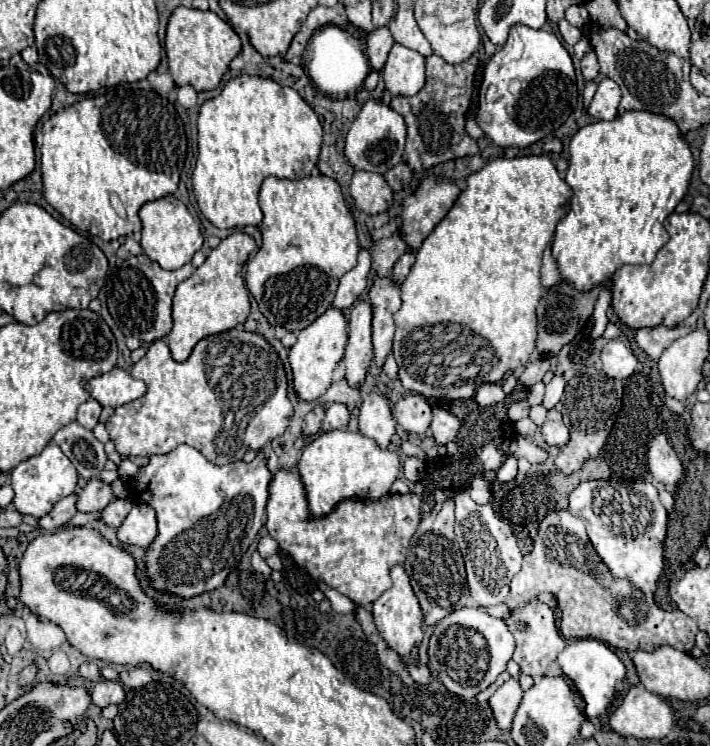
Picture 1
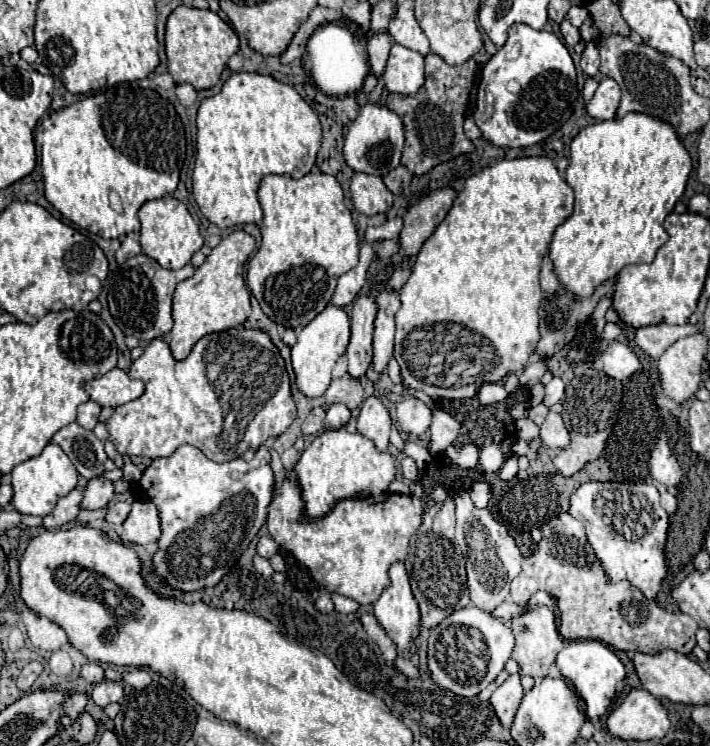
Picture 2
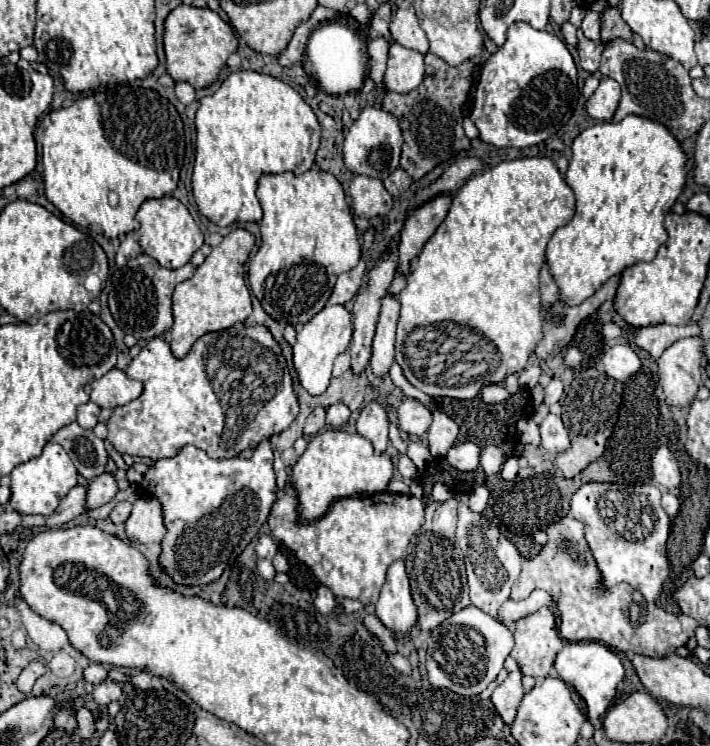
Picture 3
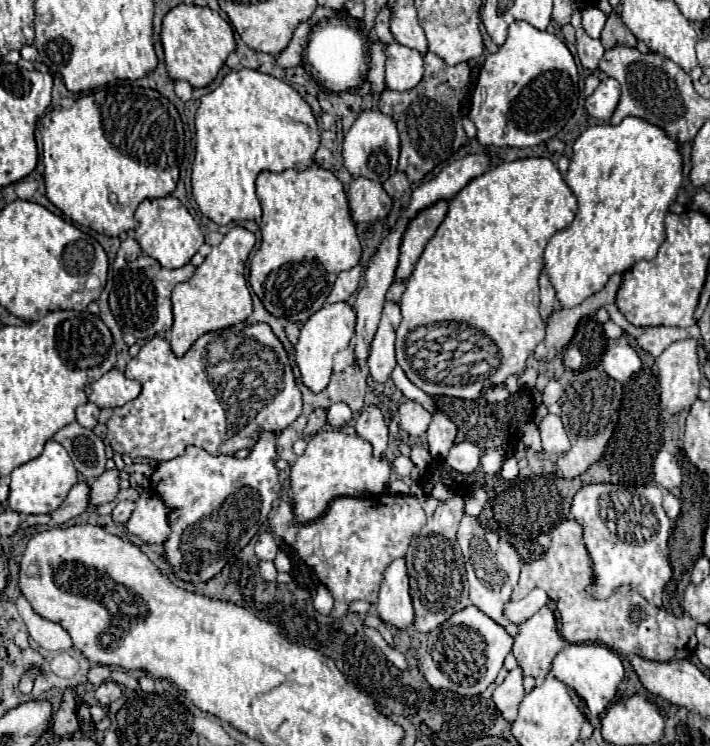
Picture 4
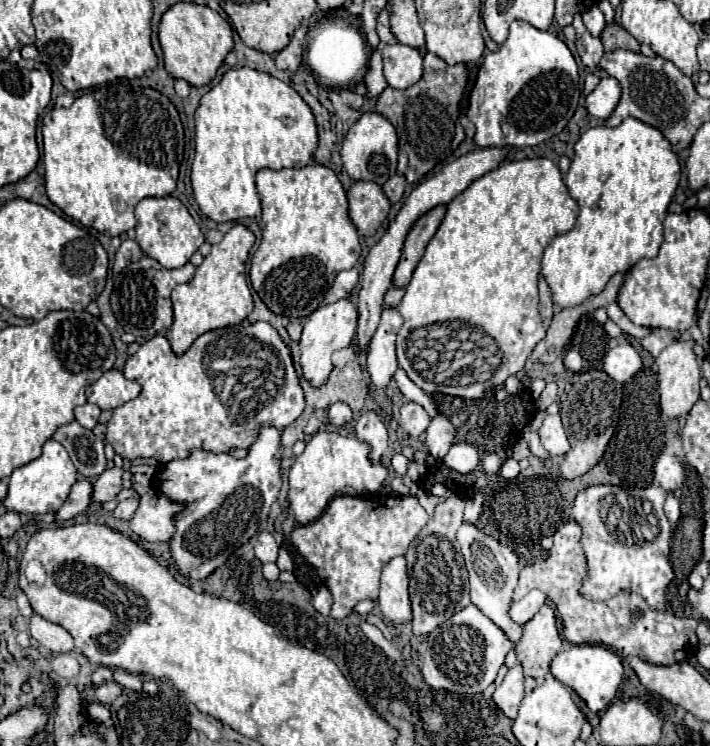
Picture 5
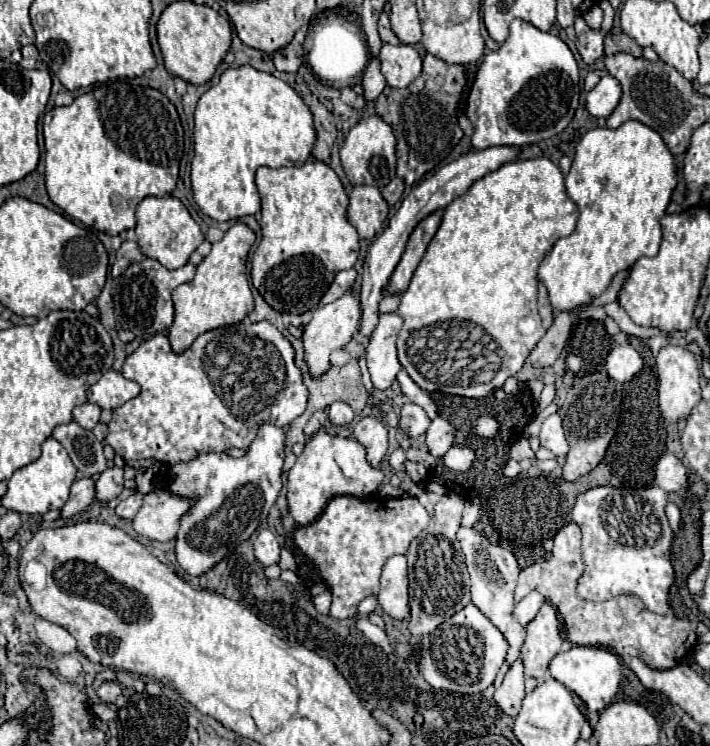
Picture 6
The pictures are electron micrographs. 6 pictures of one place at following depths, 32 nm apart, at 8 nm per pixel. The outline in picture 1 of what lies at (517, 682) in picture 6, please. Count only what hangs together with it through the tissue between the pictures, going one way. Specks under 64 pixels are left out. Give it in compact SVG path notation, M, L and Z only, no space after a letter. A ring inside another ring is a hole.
M512 676L510 680L506 680L490 698L490 706L494 710L496 722L500 728L510 730L512 726L512 718L516 714L516 708L522 700L522 688L516 676Z

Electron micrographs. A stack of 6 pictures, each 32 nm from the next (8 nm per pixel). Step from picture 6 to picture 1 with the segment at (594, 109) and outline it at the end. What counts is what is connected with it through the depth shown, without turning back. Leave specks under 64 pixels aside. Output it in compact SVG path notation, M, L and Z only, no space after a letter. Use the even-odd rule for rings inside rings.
M602 78L598 90L588 106L588 114L596 120L614 120L620 104L620 88L614 80Z

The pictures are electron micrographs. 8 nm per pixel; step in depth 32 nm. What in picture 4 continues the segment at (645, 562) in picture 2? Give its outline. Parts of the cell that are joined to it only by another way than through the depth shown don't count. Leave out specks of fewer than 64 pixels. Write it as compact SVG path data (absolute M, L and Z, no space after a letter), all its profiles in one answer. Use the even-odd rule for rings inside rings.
M590 484L584 486L572 502L572 516L584 528L584 546L592 560L592 582L586 592L592 598L608 598L620 586L630 586L650 604L662 608L664 586L672 578L668 560L668 538L672 522L662 508L662 490L648 486Z

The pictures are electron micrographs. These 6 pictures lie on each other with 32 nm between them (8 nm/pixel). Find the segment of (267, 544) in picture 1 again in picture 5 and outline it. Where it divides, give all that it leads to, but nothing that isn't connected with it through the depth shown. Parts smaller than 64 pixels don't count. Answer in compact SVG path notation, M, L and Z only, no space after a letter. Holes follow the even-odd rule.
M268 530L260 532L260 534L258 534L258 540L254 542L256 558L258 558L262 564L276 562L276 558L278 558L278 548L280 548L280 546L278 546L274 534L270 534Z

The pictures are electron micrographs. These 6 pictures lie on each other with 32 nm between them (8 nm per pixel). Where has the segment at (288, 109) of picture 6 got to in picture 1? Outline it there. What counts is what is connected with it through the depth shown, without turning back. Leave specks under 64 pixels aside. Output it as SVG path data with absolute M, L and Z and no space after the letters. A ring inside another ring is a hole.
M240 74L228 80L216 98L206 100L198 114L198 158L192 174L194 196L200 212L218 228L260 226L258 190L266 176L300 180L316 168L322 146L322 124L316 112L290 86L280 86L272 78Z

